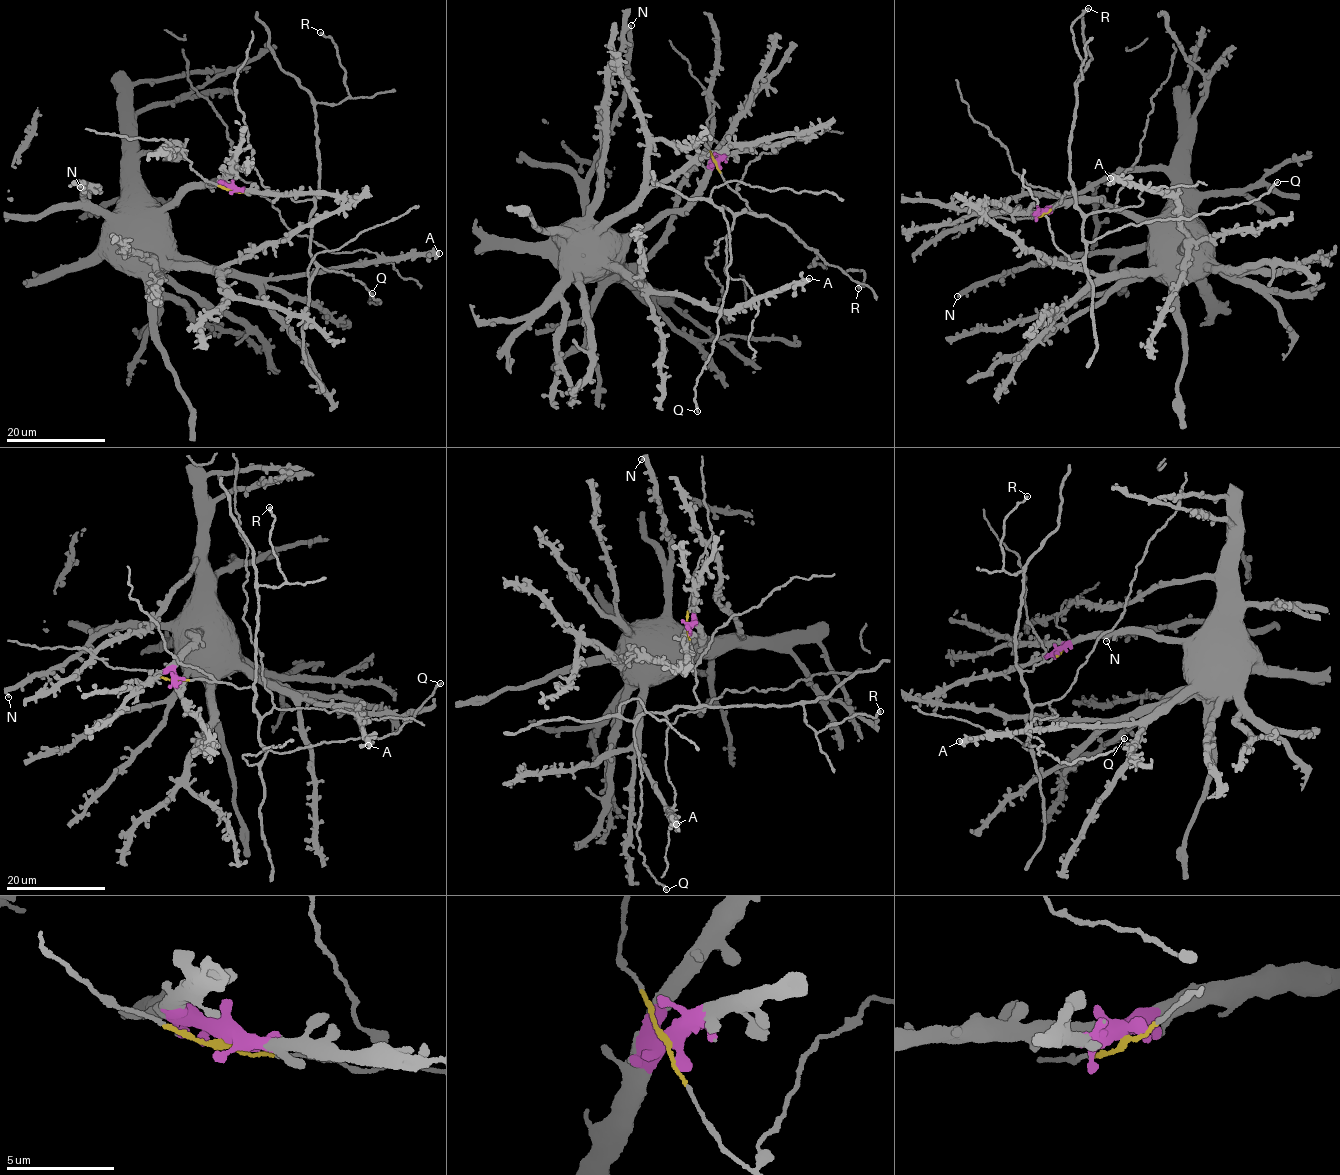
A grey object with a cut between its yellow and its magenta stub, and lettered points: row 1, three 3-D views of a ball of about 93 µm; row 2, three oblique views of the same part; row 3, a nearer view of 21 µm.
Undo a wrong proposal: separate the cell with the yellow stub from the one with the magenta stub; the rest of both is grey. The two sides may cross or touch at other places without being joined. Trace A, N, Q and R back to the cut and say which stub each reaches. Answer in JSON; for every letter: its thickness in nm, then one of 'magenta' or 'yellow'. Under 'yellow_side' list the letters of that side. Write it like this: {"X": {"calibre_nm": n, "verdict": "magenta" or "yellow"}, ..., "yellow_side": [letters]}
{"A": {"calibre_nm": 360, "verdict": "magenta"}, "N": {"calibre_nm": 200, "verdict": "magenta"}, "Q": {"calibre_nm": 220, "verdict": "yellow"}, "R": {"calibre_nm": 360, "verdict": "yellow"}, "yellow_side": ["Q", "R"]}

